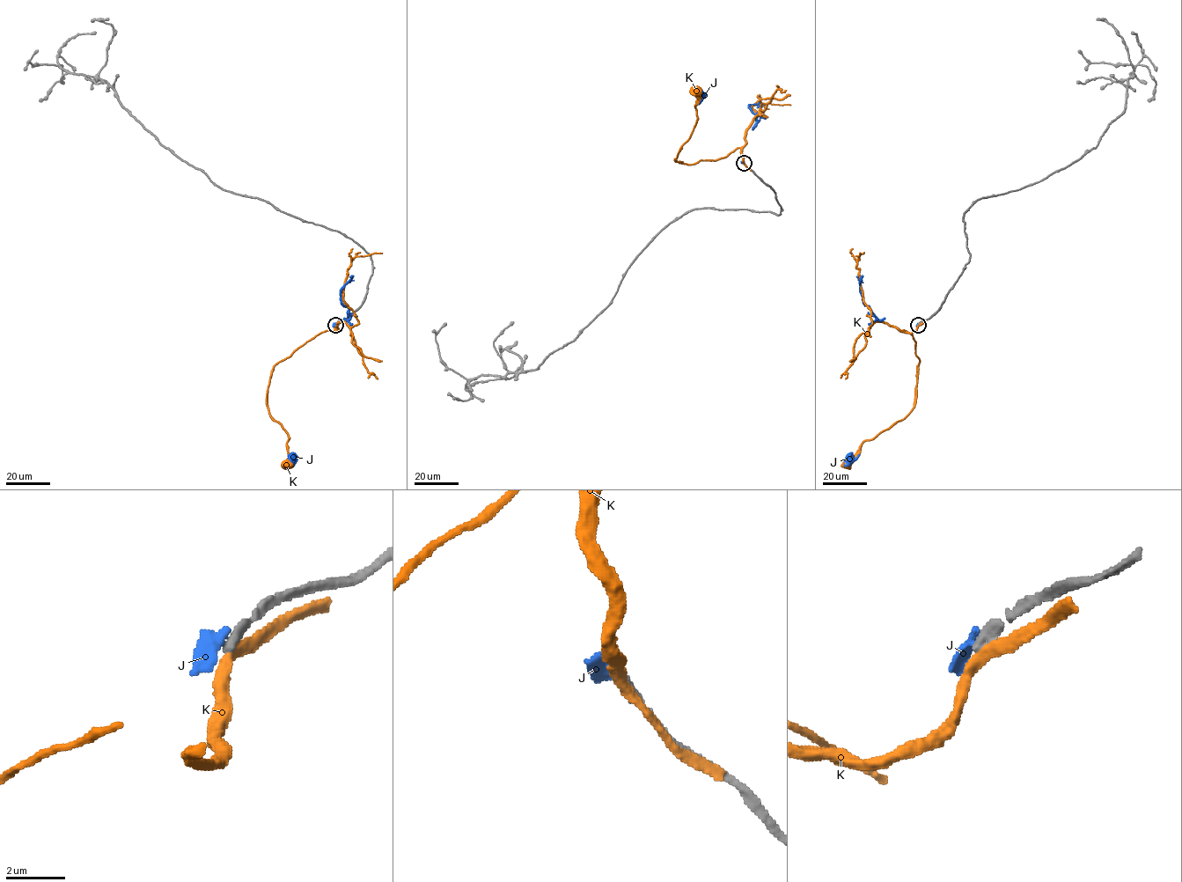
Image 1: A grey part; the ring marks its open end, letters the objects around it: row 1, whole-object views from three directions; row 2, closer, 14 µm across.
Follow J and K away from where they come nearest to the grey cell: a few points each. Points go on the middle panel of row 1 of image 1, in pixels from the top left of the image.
J: (743, 163), (698, 104), (703, 95), (760, 115), (756, 121), (757, 114), (749, 106), (757, 104), (761, 107)
K: (744, 163), (740, 148), (715, 160), (699, 160), (693, 164), (676, 161), (697, 120), (696, 91)

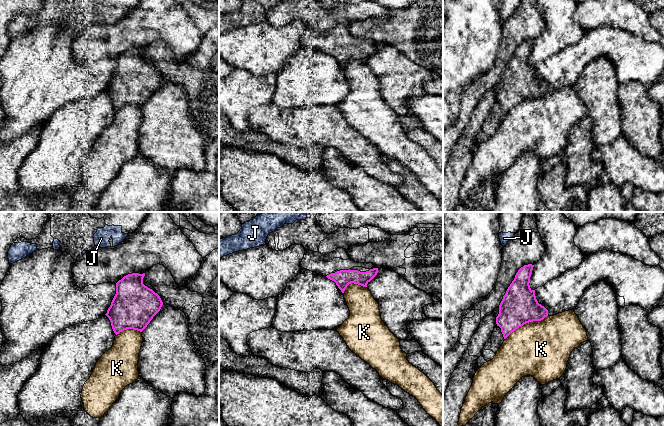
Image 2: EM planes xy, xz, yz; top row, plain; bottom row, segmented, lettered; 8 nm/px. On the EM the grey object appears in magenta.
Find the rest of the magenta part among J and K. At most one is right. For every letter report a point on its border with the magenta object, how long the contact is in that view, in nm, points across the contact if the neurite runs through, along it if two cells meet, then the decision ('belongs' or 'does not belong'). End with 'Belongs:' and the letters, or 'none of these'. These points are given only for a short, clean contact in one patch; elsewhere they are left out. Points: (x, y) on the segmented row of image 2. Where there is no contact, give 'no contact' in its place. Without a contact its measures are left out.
J: no contact | does not belong
K: yz (526, 322) | 400 nm | along yz (547, 315), (540, 320), (524, 323), (505, 339) | does not belong
Belongs: none of these

